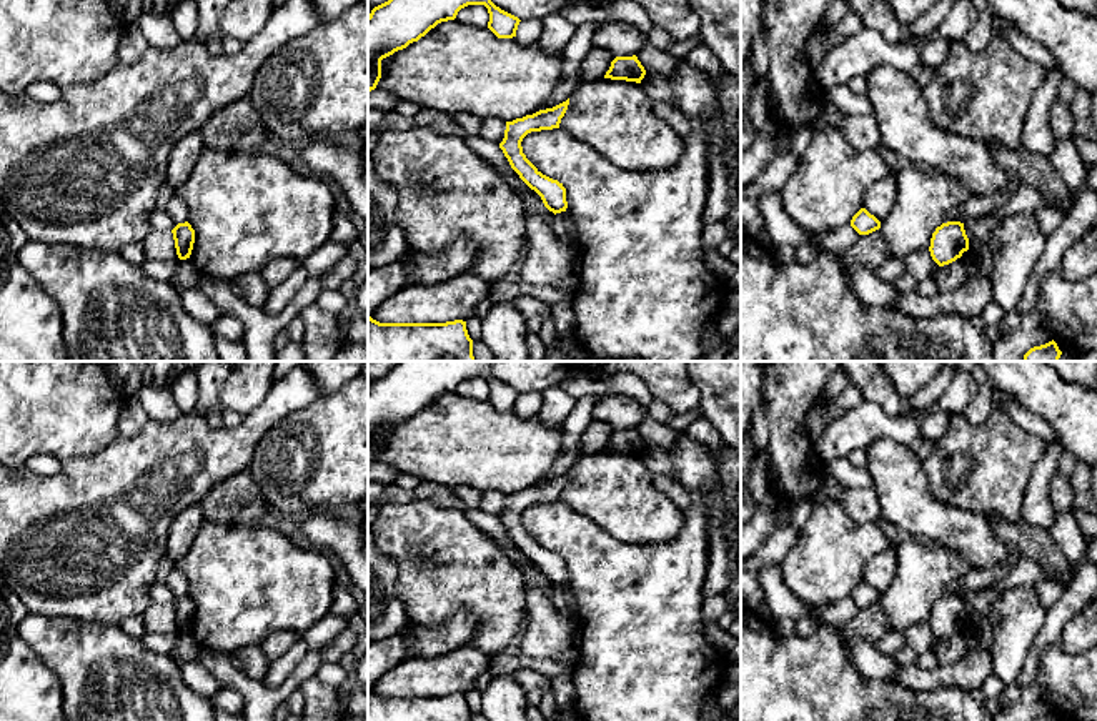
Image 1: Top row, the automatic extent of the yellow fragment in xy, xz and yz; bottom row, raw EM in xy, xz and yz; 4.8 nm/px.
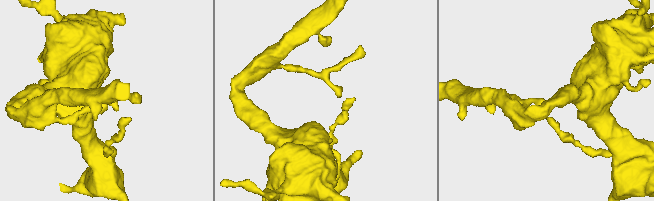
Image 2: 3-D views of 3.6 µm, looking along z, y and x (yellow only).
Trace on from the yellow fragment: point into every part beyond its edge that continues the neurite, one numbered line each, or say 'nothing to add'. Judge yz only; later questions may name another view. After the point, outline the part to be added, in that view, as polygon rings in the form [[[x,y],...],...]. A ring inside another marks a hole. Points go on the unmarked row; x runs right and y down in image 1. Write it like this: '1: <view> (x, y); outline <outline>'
nothing to add

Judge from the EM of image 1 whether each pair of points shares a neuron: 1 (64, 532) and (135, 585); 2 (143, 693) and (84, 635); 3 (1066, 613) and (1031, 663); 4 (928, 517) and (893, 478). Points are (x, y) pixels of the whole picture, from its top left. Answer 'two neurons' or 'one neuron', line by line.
1: one neuron
2: one neuron
3: one neuron
4: one neuron

